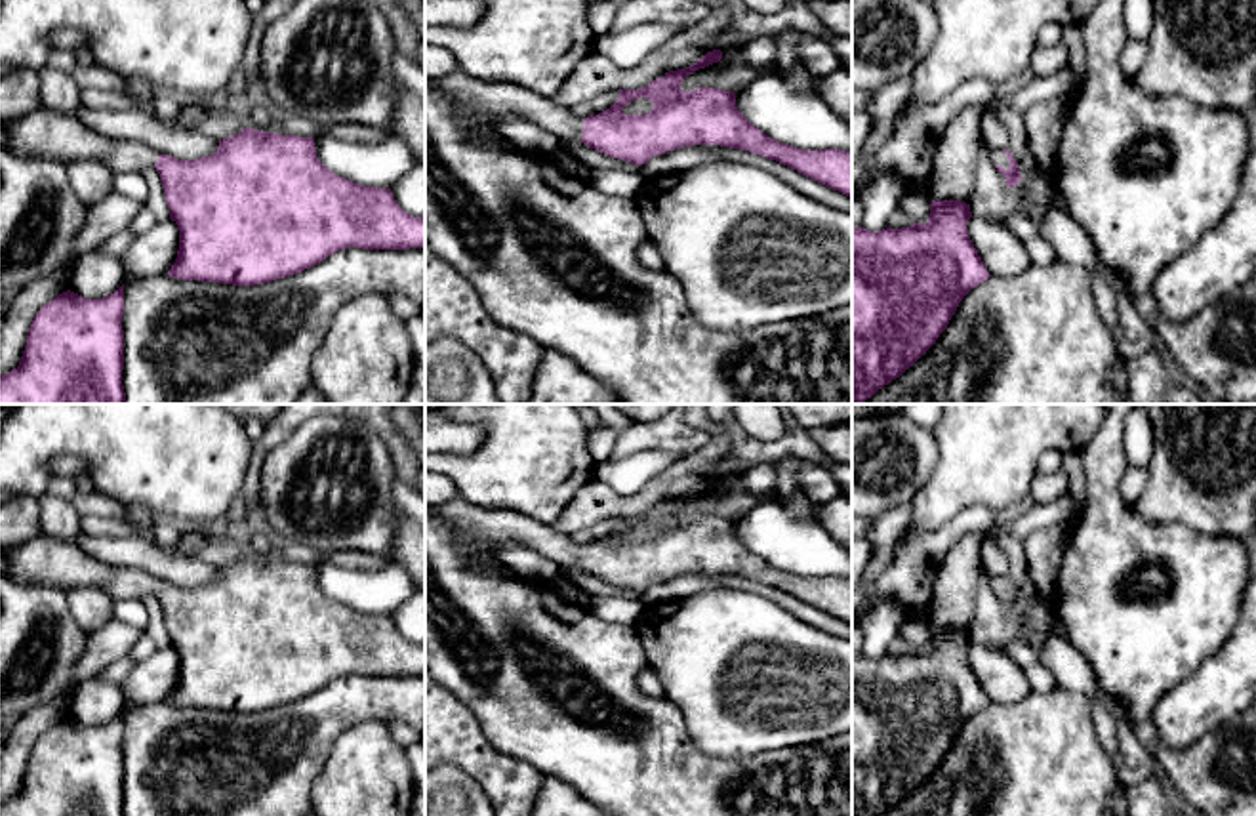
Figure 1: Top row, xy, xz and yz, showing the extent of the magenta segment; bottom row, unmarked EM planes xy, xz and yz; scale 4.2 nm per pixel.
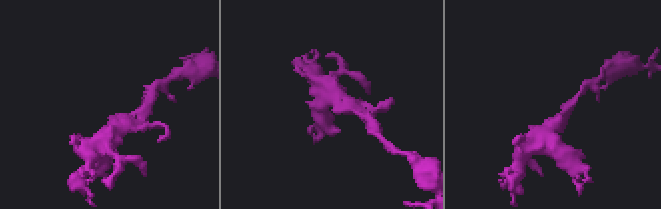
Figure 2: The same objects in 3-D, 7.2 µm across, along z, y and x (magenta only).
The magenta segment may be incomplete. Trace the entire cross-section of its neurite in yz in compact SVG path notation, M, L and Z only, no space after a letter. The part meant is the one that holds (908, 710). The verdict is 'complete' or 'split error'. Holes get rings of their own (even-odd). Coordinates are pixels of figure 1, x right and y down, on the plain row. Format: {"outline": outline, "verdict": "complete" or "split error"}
{"outline": "M932 627L924 652L877 660L852 656L852 816L882 816L900 805L936 770L962 724L991 704L968 663L970 644L966 629Z", "verdict": "complete"}

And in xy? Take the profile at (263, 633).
{"outline": "M44 536L6 551L4 574L23 585L57 587L67 593L78 587L95 587L114 601L141 599L154 593L162 606L170 646L179 656L177 686L166 702L181 707L253 713L297 702L345 675L425 675L425 643L414 644L406 641L396 631L391 616L364 614L330 599L318 587L313 564L244 555L236 562L221 566L212 583L179 587L170 581L158 581L139 568L109 566L71 541Z", "verdict": "split error"}

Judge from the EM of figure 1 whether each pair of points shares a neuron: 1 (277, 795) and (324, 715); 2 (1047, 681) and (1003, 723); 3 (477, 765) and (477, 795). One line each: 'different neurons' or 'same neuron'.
1: same neuron
2: different neurons
3: different neurons

